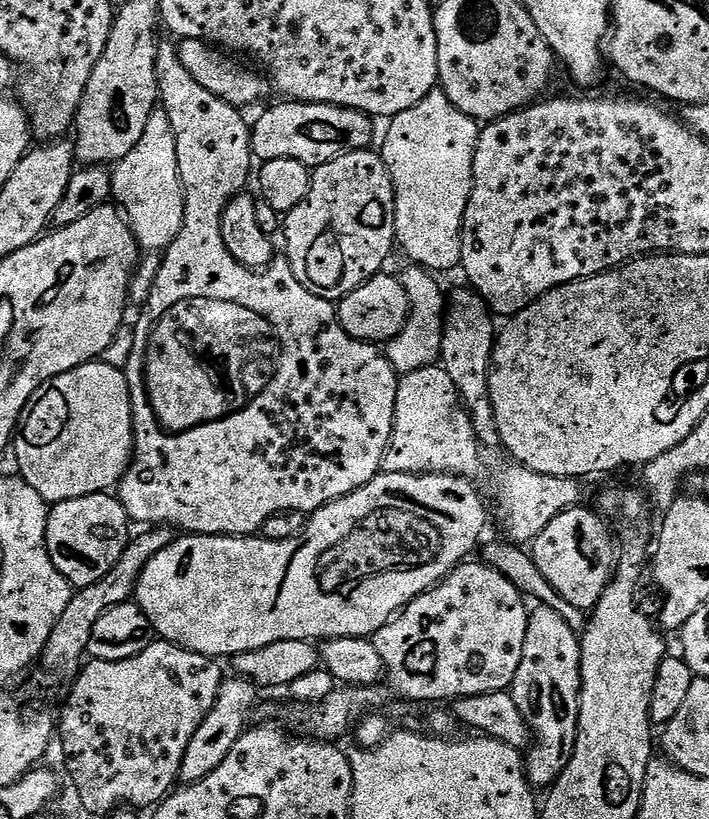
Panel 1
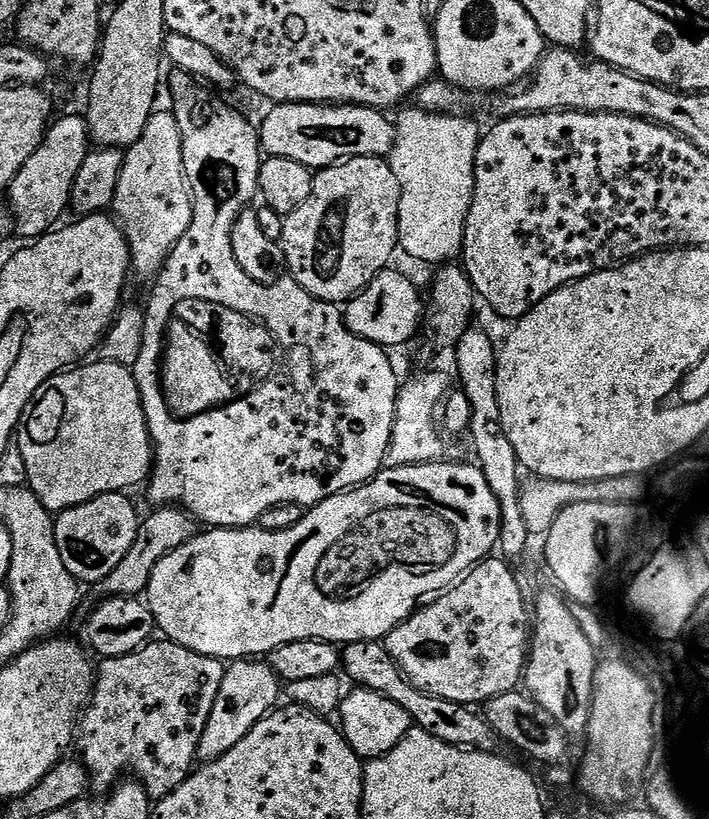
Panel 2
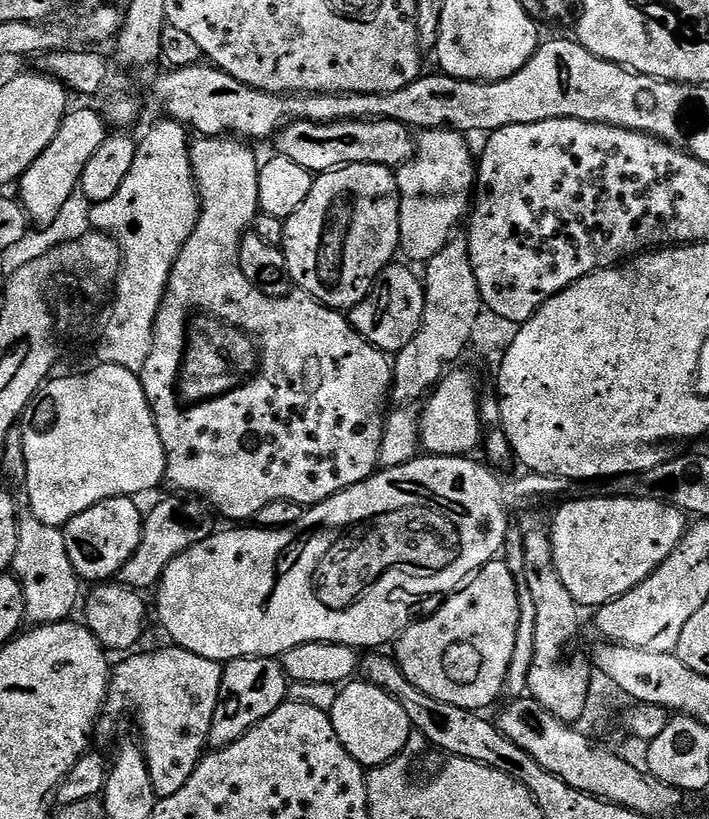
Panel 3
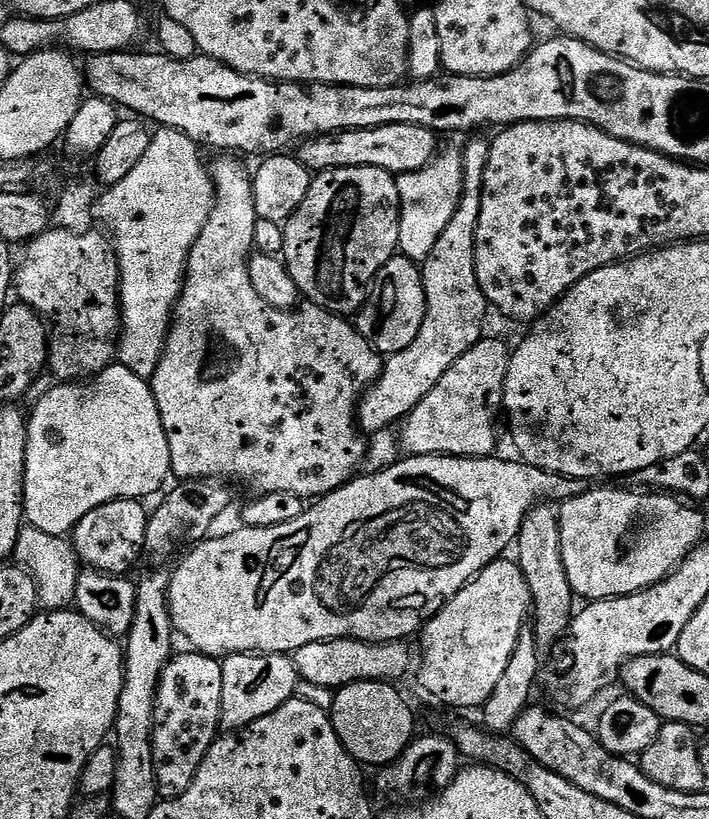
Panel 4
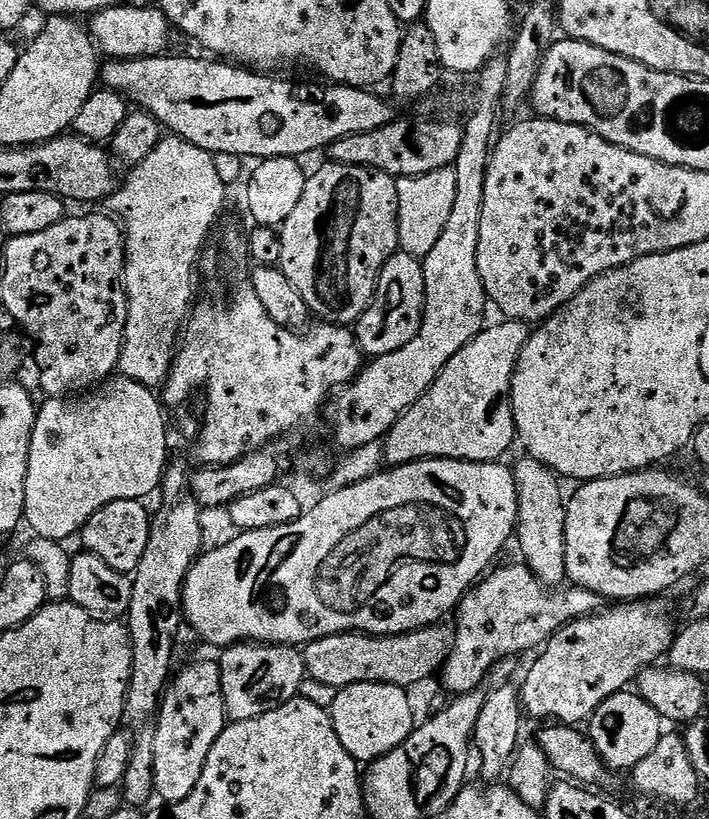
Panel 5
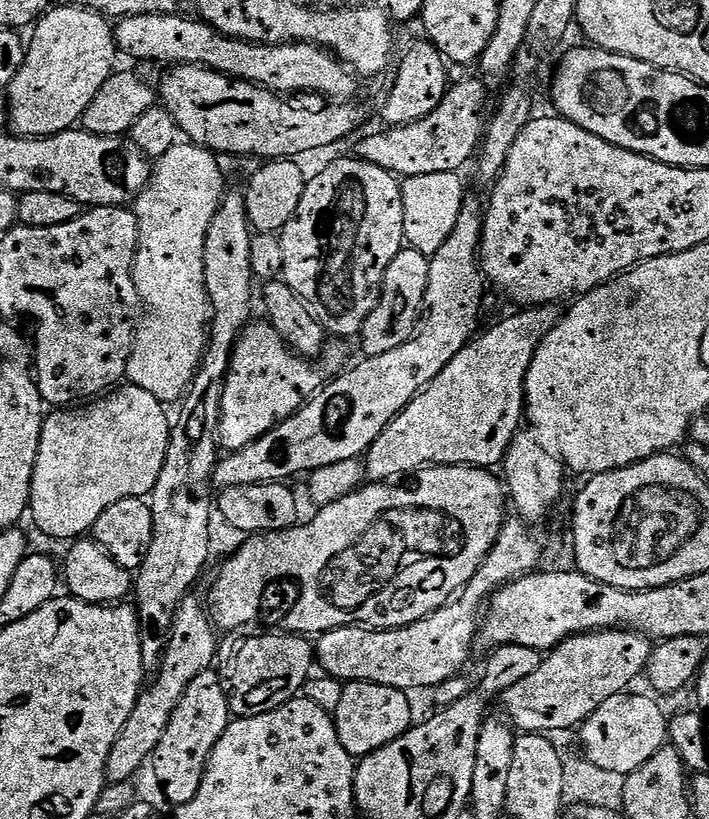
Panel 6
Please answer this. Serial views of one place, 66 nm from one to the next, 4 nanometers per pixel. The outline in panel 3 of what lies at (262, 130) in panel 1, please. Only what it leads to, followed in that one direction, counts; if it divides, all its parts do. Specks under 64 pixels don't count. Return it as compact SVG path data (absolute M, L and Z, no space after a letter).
M293 120L274 137L275 151L298 162L307 172L333 172L348 164L377 164L393 170L407 164L414 155L414 136L408 125L393 120L343 120L333 124L315 124L309 120Z

